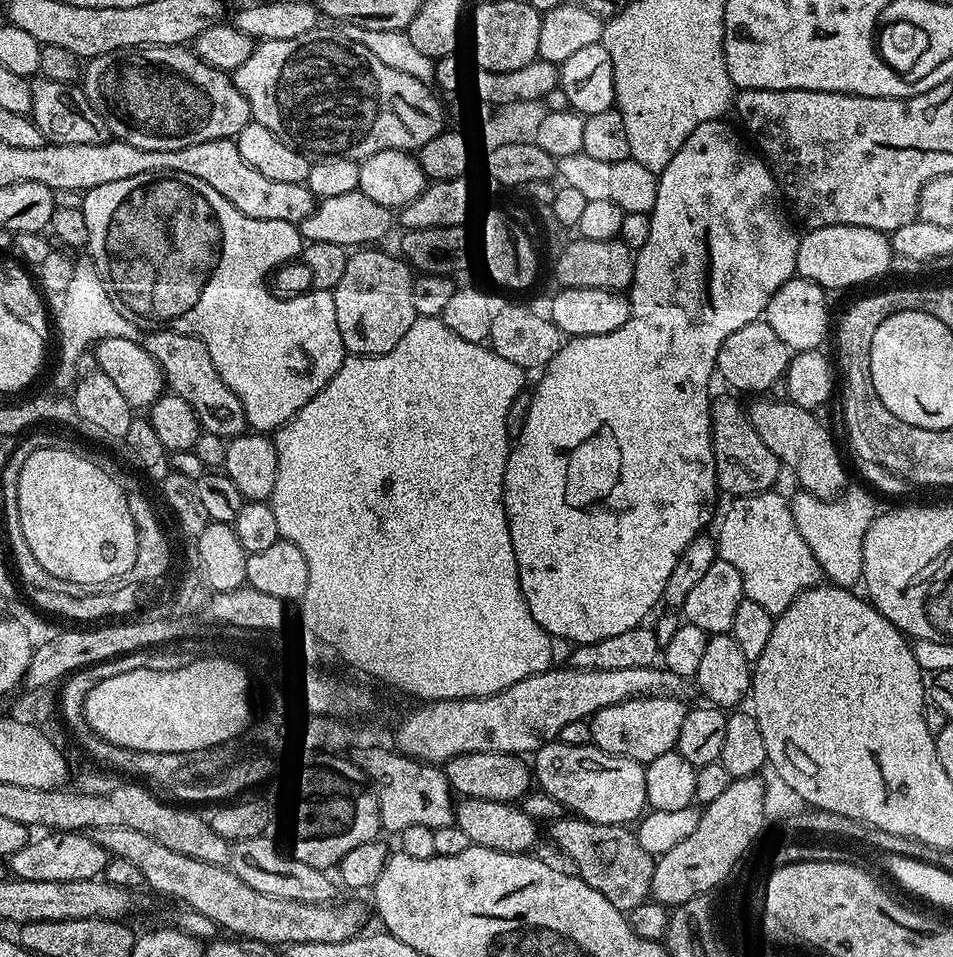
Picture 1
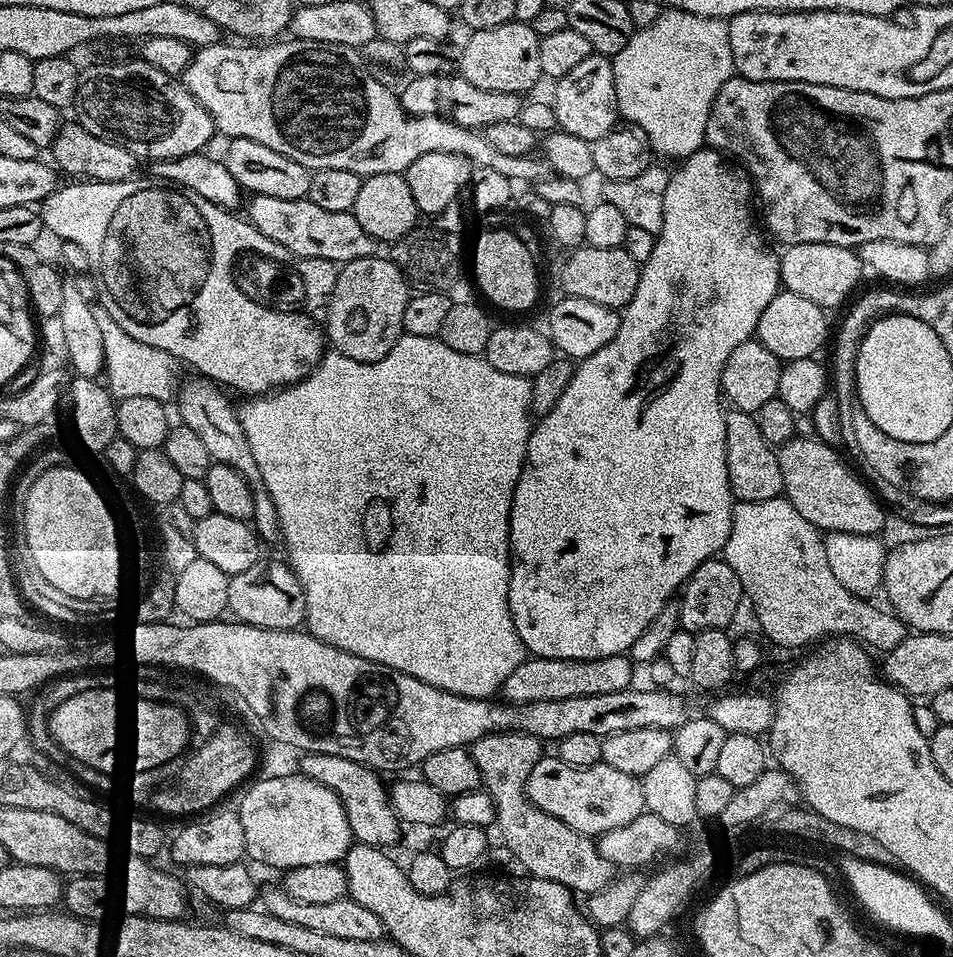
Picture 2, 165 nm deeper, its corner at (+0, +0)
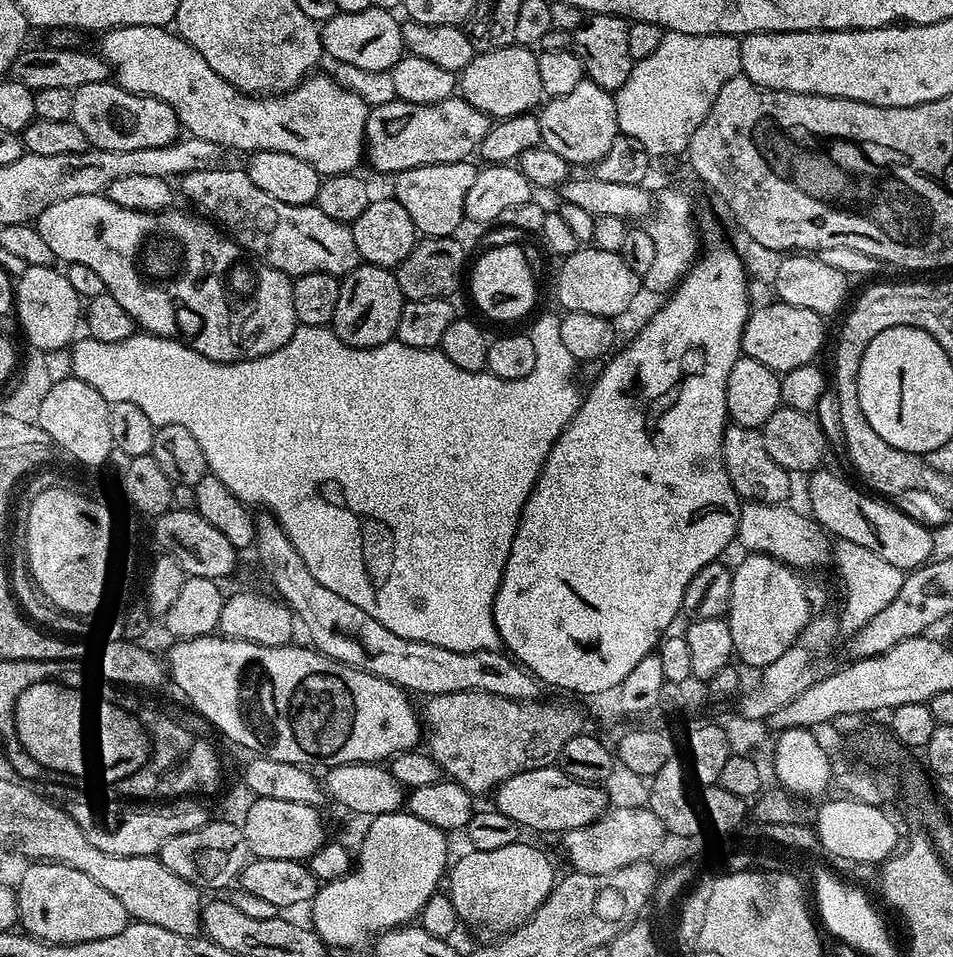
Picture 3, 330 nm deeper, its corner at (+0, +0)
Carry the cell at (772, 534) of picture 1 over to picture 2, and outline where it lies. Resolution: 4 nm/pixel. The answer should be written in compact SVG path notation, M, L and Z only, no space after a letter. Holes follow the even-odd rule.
M783 495L762 502L741 500L733 507L730 538L722 559L732 567L734 574L738 574L738 582L744 587L747 603L752 603L756 611L756 620L765 638L780 648L807 649L825 638L848 637L863 642L877 653L886 654L909 635L908 625L895 612L871 604L871 599L854 595L834 578L821 529L806 522L806 518L802 518L802 514L798 514L798 510L794 510L792 503Z

